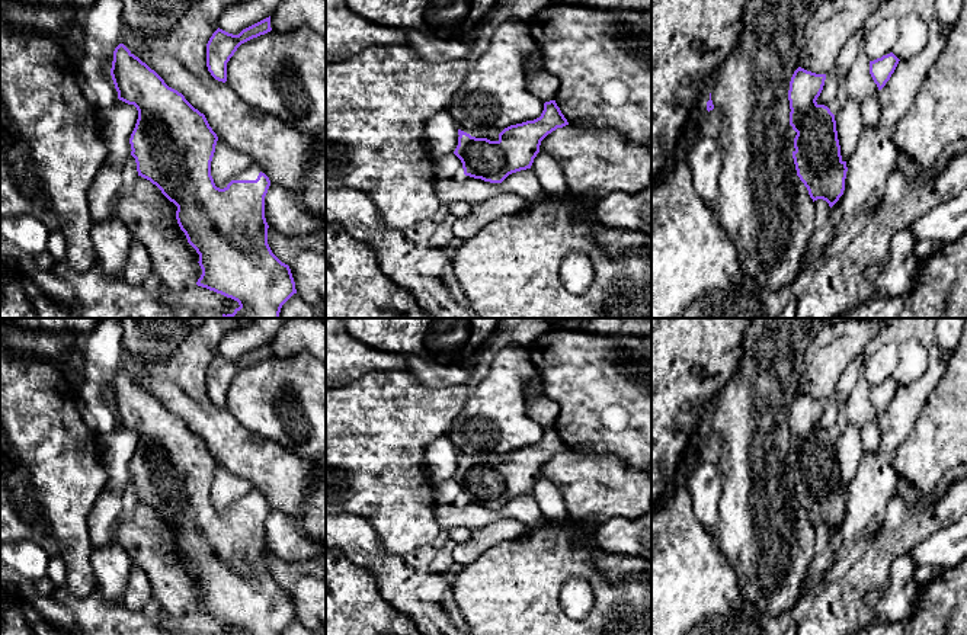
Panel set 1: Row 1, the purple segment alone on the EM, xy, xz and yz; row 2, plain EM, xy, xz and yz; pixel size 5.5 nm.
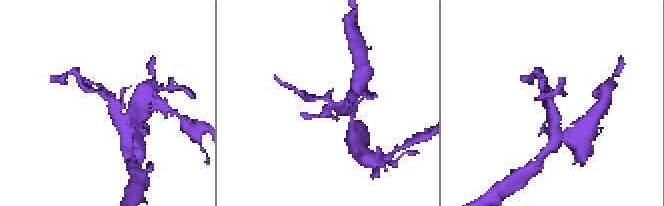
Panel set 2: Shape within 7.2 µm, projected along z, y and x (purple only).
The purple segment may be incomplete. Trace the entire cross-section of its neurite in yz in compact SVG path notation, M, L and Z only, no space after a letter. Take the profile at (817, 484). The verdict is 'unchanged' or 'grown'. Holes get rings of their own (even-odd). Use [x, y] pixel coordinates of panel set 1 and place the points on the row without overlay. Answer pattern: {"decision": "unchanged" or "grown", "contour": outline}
{"decision": "grown", "contour": "M798 392L790 407L788 469L797 501L814 526L823 525L832 533L845 516L846 487L842 485L835 440L816 426L826 400Z"}

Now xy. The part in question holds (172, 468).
{"decision": "grown", "contour": "M124 369L113 376L111 401L118 424L138 436L129 464L138 501L156 510L177 532L177 549L199 580L202 600L196 610L237 626L240 632L236 635L281 635L297 615L289 591L268 570L265 522L269 503L253 488L224 514L217 513L211 487L218 462L205 440Z"}

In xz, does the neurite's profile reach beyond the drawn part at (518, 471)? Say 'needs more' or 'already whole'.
needs more

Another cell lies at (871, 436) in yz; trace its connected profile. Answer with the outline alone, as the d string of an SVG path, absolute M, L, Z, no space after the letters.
M878 417L865 423L861 427L861 433L862 433L862 445L864 445L865 455L868 455L868 453L874 452L881 442Z

